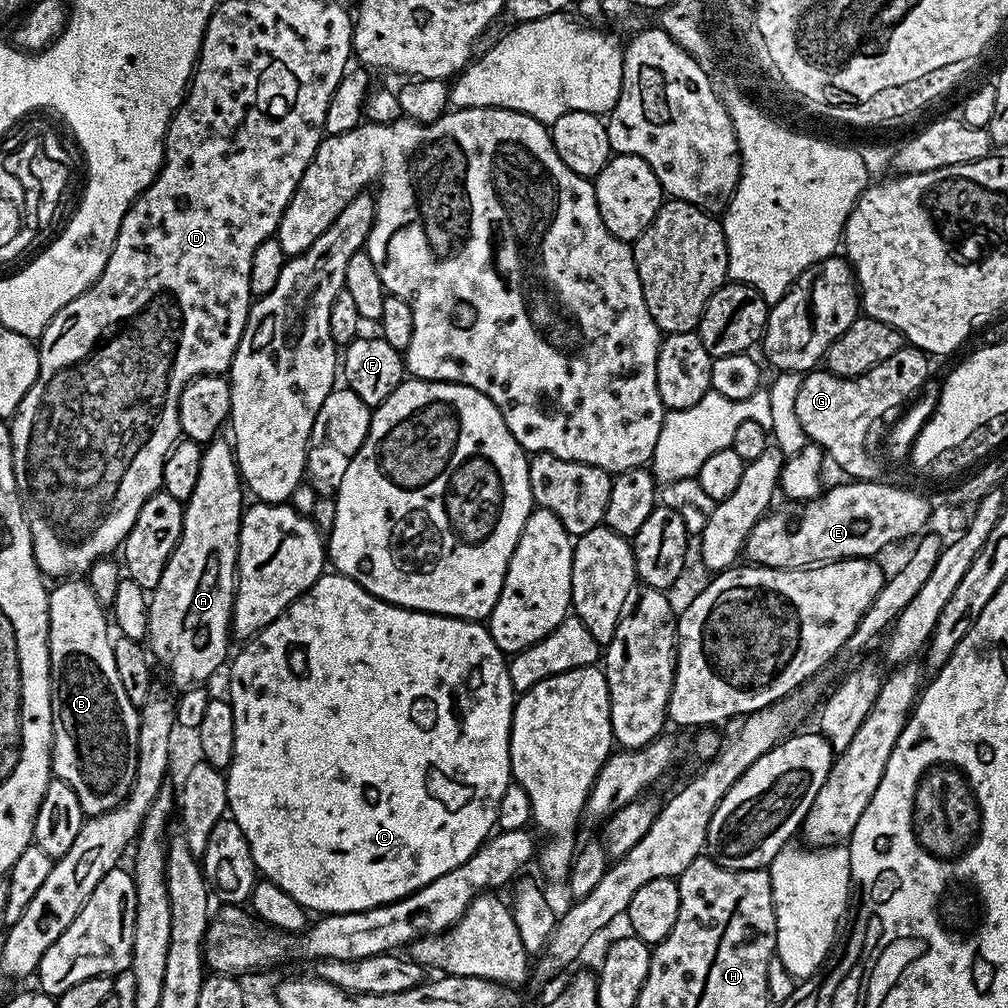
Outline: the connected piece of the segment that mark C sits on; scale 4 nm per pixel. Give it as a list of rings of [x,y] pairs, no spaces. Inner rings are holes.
[[[325,574],[319,576],[281,616],[274,618],[274,622],[267,624],[259,634],[251,637],[245,644],[248,645],[237,656],[235,653],[231,657],[230,667],[227,669],[227,672],[229,672],[226,699],[234,710],[234,758],[232,759],[232,765],[226,769],[228,812],[231,819],[238,822],[242,834],[246,834],[246,842],[250,846],[250,854],[256,863],[257,873],[263,879],[274,882],[274,886],[286,890],[286,894],[290,894],[290,898],[294,898],[294,902],[298,902],[309,913],[361,912],[362,910],[377,908],[383,904],[392,904],[396,900],[401,900],[404,896],[409,896],[411,892],[425,888],[430,882],[442,878],[442,874],[462,866],[462,862],[469,860],[479,850],[481,844],[489,839],[490,833],[496,828],[498,802],[502,798],[502,790],[506,790],[512,774],[508,739],[512,733],[514,693],[505,653],[500,651],[500,648],[494,642],[494,638],[489,634],[483,623],[475,620],[460,620],[456,616],[439,616],[433,612],[415,612],[413,608],[400,608],[396,604],[387,604],[374,594],[370,594],[362,585],[354,582],[348,576]]]

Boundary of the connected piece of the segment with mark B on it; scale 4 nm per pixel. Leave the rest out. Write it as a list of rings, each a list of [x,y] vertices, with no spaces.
[[[64,578],[60,584],[48,593],[48,661],[50,662],[50,674],[52,675],[52,775],[55,779],[66,782],[74,794],[78,794],[78,802],[82,806],[85,817],[97,816],[103,812],[109,812],[120,807],[120,803],[128,797],[132,791],[134,774],[138,766],[138,726],[140,714],[135,706],[126,698],[126,690],[122,690],[122,681],[118,679],[118,666],[114,666],[113,637],[108,637],[110,632],[110,620],[106,615],[105,605],[94,598],[94,590],[84,578]]]

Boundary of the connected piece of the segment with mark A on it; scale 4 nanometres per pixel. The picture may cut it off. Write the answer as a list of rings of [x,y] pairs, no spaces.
[[[217,438],[204,448],[202,470],[198,470],[198,486],[194,486],[194,494],[190,494],[190,498],[184,504],[184,521],[182,522],[182,534],[178,538],[178,546],[174,546],[174,550],[166,562],[166,566],[162,570],[162,578],[158,578],[158,586],[151,589],[148,596],[147,647],[150,649],[151,655],[158,661],[158,664],[158,659],[160,659],[161,666],[168,671],[169,678],[177,684],[177,689],[180,690],[200,686],[208,682],[204,680],[210,679],[220,667],[223,669],[230,656],[230,651],[228,652],[228,640],[230,641],[230,633],[232,631],[232,607],[236,601],[236,563],[238,562],[238,550],[240,549],[240,517],[246,508],[246,499],[244,500],[246,494],[242,489],[240,470],[236,466],[236,453],[233,445],[227,439],[225,440],[224,438]]]

